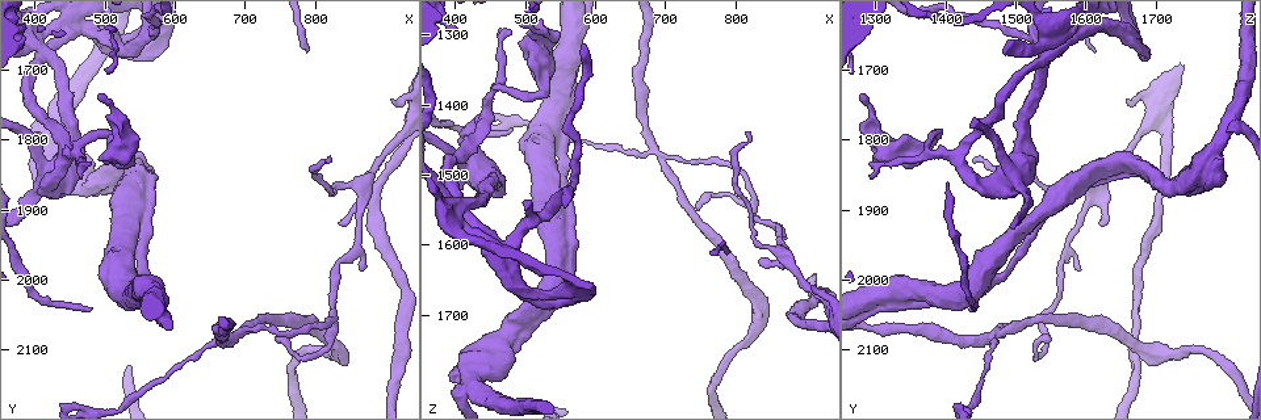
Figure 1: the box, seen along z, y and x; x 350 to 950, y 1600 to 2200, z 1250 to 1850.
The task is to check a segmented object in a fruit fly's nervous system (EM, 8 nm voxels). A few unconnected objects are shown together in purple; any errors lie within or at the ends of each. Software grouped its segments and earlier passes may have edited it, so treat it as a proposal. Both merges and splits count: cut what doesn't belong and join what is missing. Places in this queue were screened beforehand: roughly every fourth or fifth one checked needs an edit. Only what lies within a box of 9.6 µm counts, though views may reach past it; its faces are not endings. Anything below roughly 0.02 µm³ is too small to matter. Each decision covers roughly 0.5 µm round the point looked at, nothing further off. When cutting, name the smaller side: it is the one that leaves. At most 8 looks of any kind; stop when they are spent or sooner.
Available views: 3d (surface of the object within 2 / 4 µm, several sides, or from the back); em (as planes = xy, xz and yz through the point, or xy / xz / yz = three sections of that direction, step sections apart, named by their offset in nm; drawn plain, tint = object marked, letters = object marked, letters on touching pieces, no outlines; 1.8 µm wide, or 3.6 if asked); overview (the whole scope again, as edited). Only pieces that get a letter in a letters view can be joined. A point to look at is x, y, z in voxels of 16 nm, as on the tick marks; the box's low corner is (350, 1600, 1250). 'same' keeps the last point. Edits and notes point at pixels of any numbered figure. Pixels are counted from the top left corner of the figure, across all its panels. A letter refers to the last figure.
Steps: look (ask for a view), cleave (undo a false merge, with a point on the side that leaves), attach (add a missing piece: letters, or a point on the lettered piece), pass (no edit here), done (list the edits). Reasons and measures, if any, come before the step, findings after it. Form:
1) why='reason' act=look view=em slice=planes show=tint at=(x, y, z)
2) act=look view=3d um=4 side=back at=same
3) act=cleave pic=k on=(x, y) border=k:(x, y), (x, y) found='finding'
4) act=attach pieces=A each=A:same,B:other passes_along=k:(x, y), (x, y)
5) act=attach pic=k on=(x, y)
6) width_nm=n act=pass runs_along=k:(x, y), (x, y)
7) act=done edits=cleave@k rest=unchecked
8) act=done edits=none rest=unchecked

why='closes a loop' act=look view=em slice=planes show=letters at=(580, 1650, 1665)

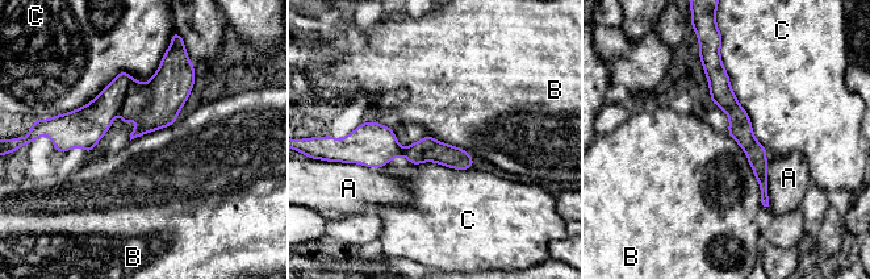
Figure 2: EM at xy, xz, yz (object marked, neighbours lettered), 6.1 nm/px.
width_nm=140 act=pass each=A:other,B:other,C:other runs_along=2:(715, 59), (766, 204) found='continuous, no second neuron'

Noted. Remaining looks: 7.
why='four or more arms meet' act=look view=3d um=4 side=back at=(410, 1675, 1545)

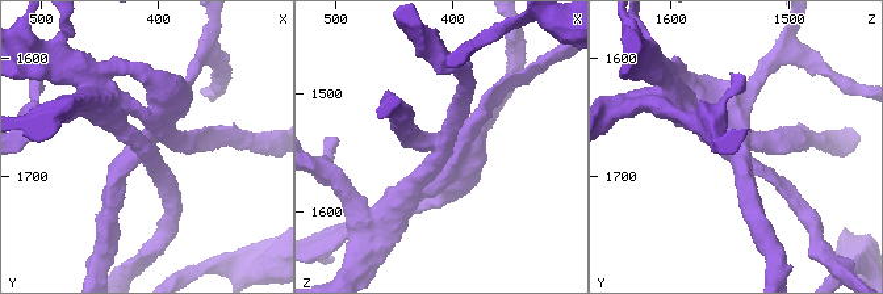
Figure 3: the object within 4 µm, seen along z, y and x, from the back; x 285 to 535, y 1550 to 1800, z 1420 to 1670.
act=look view=em um=3.6 slice=planes show=tint at=(414, 1676, 1544)

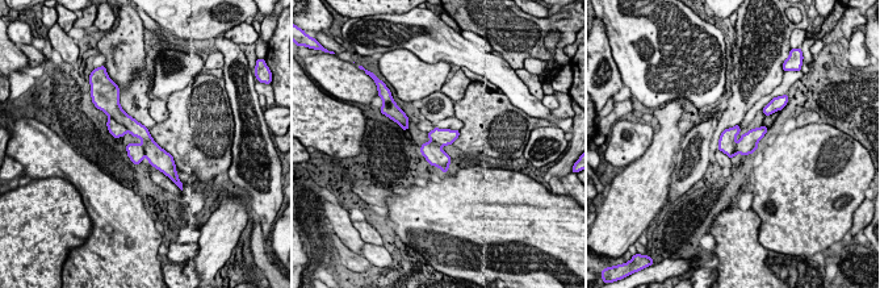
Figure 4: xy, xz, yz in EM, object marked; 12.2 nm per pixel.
act=look view=em um=3.6 slice=planes show=letters at=same

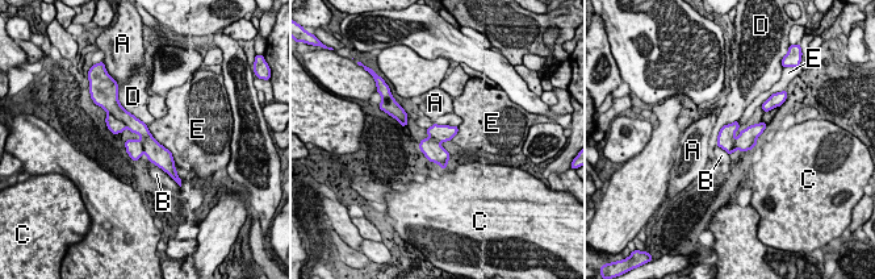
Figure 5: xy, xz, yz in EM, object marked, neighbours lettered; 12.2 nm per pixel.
act=pass each=A:other,B:other,C:other,D:other,E:other runs_along=5:(120, 111), (167, 169) found='one neuron here'

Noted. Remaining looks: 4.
why='branch point' act=look view=3d um=2 at=(425, 1780, 1800)

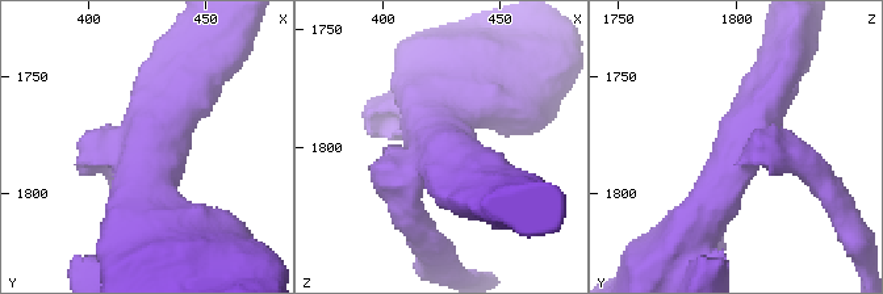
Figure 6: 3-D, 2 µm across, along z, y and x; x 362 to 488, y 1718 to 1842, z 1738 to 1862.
arms=3 arm_widths_nm=220,340,480 why='now the EM' act=look view=em slice=xz step=16 show=tint at=(427, 1781, 1800)

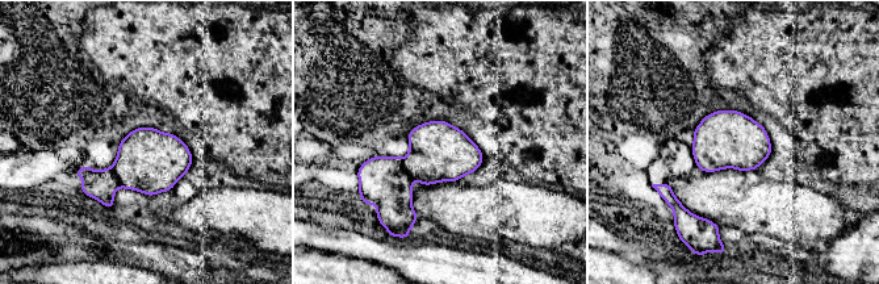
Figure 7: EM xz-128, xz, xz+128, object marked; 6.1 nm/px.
why='cut it another way' act=look view=em slice=planes show=letters at=same

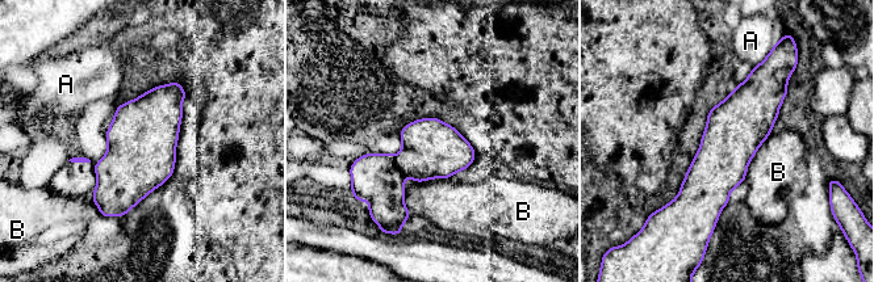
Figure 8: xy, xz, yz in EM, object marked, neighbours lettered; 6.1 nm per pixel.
width_nm=360 act=pass each=A:other,B:other border=8:(772, 133), (751, 160), (743, 180) found='one neuron here'

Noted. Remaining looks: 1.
act=done edits=none rest=unchecked

